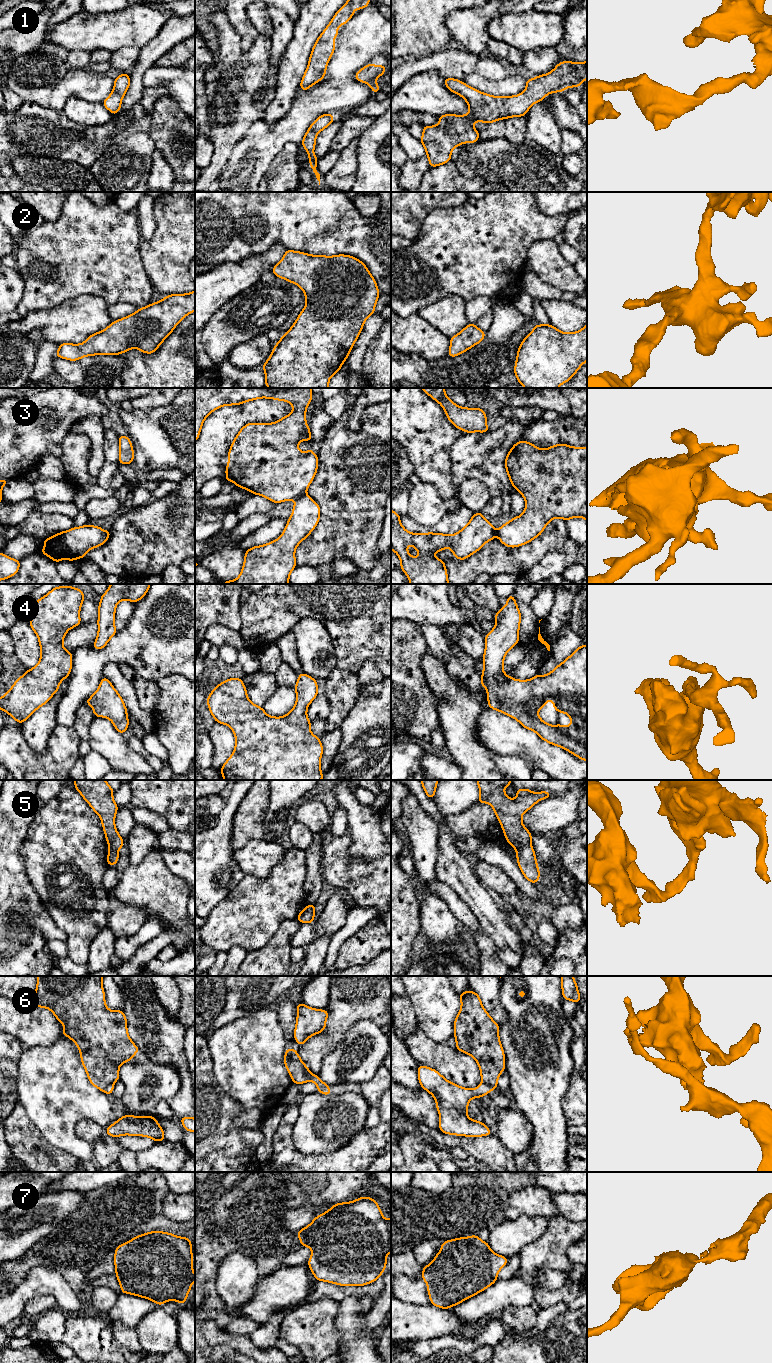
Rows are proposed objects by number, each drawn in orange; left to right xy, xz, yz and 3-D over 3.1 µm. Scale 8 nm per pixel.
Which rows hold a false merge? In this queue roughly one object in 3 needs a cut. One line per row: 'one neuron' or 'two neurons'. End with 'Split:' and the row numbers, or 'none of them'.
1: one neuron
2: one neuron
3: two neurons
4: one neuron
5: two neurons
6: two neurons
7: one neuron
Split: 3, 5, 6

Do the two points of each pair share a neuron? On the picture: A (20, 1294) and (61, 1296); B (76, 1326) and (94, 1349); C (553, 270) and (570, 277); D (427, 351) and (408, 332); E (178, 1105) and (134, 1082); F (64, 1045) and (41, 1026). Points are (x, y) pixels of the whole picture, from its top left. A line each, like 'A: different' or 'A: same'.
A: same
B: same
C: same
D: same
E: different
F: different

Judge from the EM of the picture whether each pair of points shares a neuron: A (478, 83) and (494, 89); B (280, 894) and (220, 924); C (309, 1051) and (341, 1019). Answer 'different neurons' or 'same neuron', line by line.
A: same neuron
B: same neuron
C: same neuron

